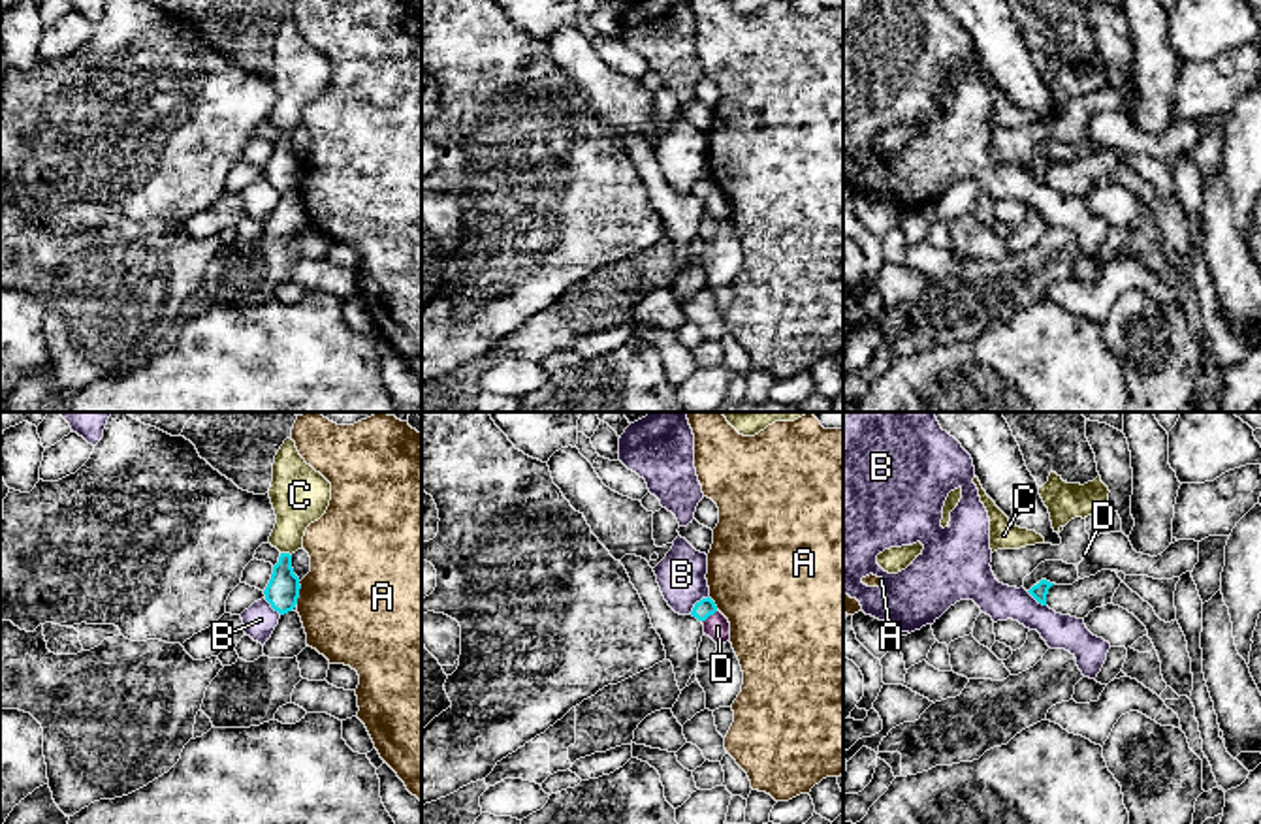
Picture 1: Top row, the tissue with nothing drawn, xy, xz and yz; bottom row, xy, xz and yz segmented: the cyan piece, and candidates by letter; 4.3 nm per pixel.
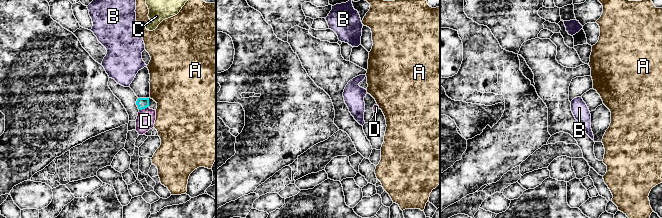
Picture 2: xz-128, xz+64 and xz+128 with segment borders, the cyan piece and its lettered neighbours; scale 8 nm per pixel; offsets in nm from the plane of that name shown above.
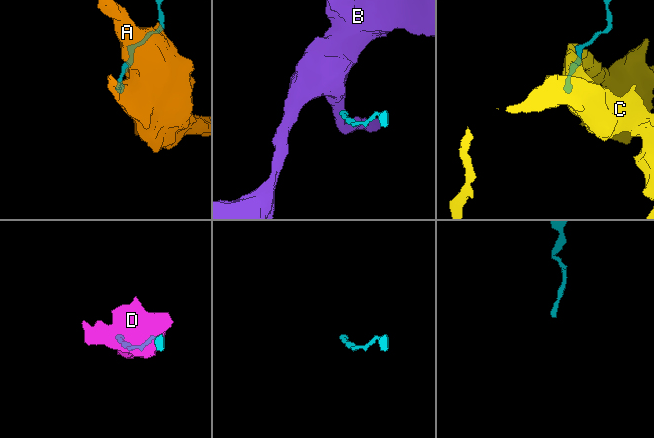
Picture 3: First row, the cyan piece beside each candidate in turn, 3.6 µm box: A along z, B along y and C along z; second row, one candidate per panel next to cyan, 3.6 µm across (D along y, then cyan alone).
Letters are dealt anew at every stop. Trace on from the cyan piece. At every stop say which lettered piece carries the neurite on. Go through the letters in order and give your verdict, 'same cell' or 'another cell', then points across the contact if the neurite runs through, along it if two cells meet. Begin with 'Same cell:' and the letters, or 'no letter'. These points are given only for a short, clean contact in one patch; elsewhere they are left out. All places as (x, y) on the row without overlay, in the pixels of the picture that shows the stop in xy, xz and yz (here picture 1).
Same cell: no letter
A: another cell
B: another cell | along xz (708, 174), (689, 192)
C: another cell
D: another cell

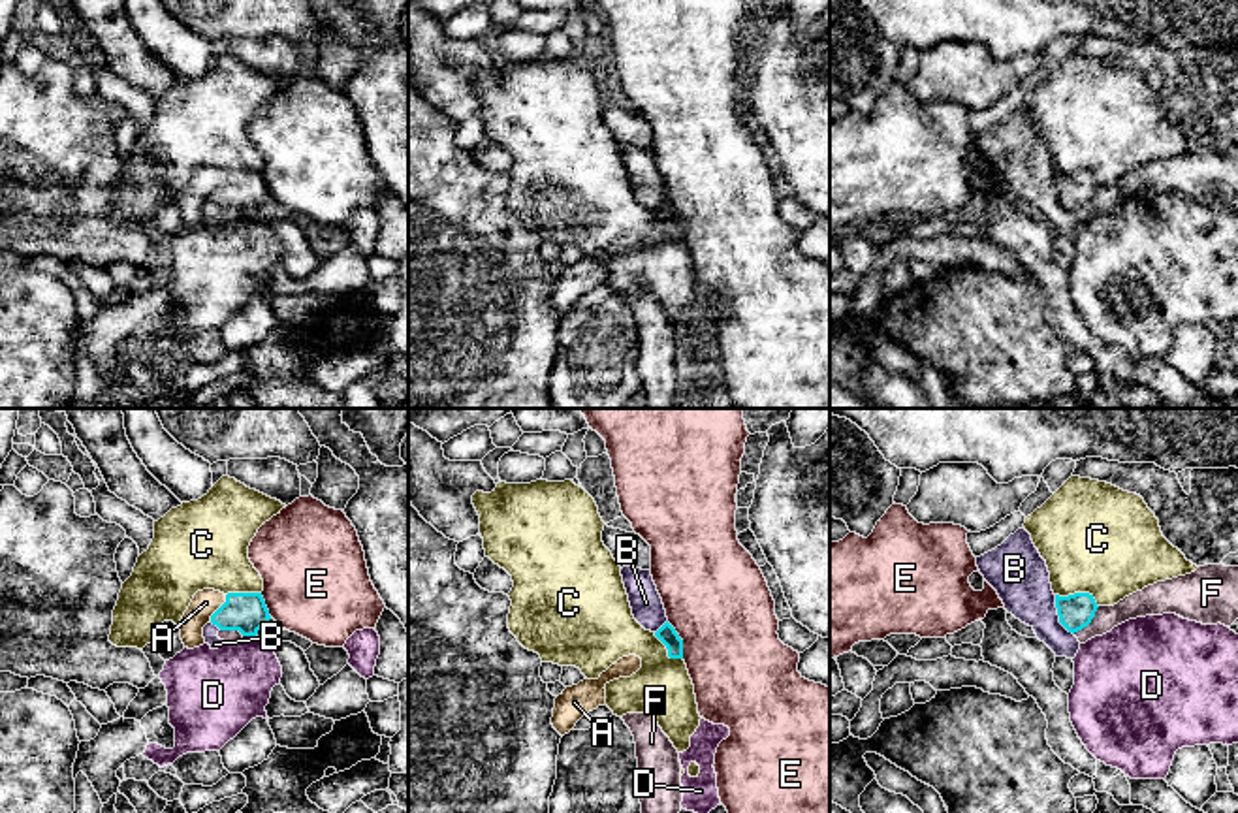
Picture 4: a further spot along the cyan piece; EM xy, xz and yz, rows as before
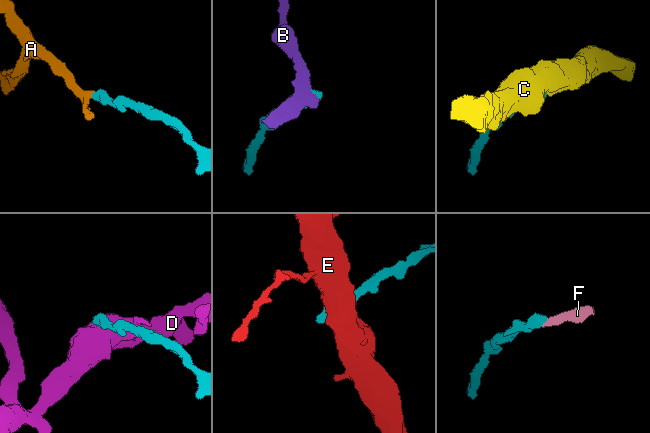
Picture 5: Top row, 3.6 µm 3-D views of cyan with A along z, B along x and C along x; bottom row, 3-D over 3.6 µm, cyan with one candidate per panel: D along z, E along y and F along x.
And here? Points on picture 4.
Same cell: A
A: same cell | across xy (245, 191), (219, 187), (206, 181)
B: another cell | along yz (1054, 174), (1058, 198), (1073, 213)
C: another cell | along yz (1056, 172), (1088, 172), (1097, 185)
D: another cell | along xy (243, 213), (254, 215)
E: another cell
F: another cell | along yz (1099, 185), (1095, 194), (1073, 211)

